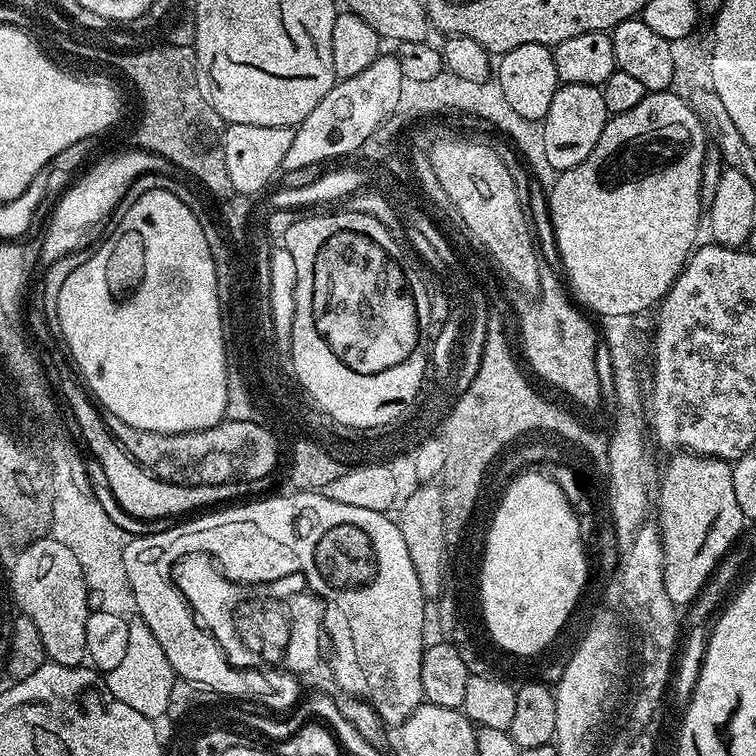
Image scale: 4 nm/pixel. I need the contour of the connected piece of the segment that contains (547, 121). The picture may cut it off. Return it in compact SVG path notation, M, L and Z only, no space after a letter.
M560 84L554 94L554 98L550 102L550 110L544 115L542 121L547 161L557 170L573 168L581 164L586 158L586 154L590 154L590 150L594 150L594 142L598 142L598 138L602 138L602 130L606 126L606 122L609 118L610 113L604 101L604 93L597 85Z

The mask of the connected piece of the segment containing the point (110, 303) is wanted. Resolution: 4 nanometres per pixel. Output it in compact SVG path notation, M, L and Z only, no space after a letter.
M158 189L142 194L134 207L127 211L127 217L116 228L111 229L96 249L94 258L71 273L66 282L62 282L61 294L58 295L58 322L62 326L64 340L68 344L71 363L78 369L88 391L98 401L99 407L109 417L121 420L136 429L137 432L157 432L170 435L179 432L201 432L221 423L227 410L227 350L223 340L223 318L220 317L218 282L216 281L214 258L207 245L201 217L192 212L186 202L180 202L166 190Z

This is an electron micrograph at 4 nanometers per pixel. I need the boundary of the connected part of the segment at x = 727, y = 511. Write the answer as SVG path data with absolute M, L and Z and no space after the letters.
M687 450L673 455L668 469L663 469L660 477L660 545L664 547L664 582L671 596L685 600L691 605L716 570L718 563L733 548L745 531L746 518L742 506L738 506L738 497L734 494L732 464L713 456L697 456Z

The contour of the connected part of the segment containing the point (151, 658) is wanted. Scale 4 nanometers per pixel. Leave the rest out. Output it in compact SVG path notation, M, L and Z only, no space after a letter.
M129 619L128 626L129 638L123 661L114 670L106 673L108 689L110 694L114 694L114 698L118 698L118 702L126 702L126 706L138 710L138 714L149 718L163 717L170 702L170 690L174 679L172 667L162 646L158 646L158 638L150 634L150 626L146 626L144 620Z

